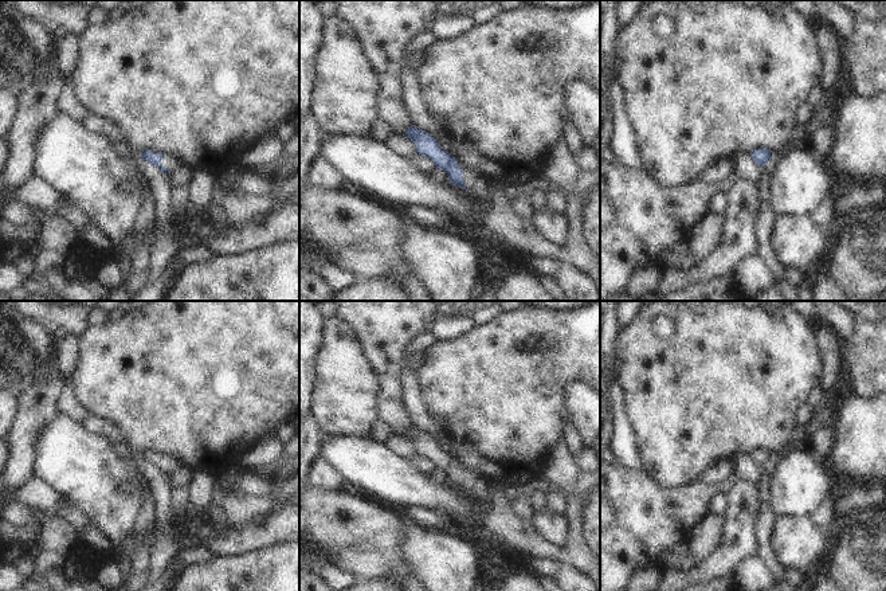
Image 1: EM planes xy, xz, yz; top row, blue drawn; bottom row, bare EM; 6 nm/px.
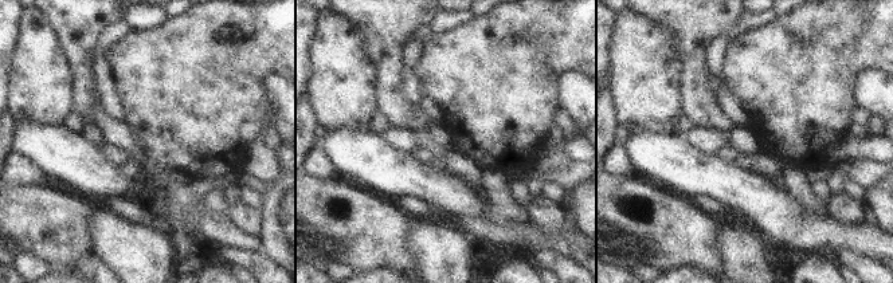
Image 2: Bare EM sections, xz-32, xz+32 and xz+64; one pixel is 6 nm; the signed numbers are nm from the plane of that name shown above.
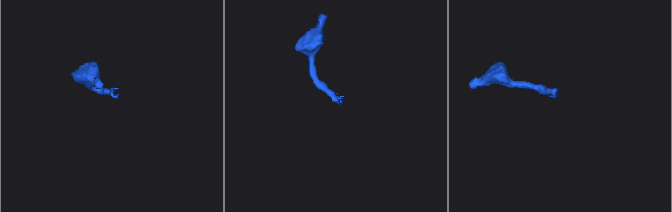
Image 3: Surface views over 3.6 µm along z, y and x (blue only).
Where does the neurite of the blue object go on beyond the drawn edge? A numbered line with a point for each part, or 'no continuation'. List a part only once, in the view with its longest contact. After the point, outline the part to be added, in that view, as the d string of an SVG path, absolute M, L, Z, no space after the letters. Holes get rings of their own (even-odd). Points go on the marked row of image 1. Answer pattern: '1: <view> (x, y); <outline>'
1: xy (169, 163); M164 156L161 160L162 167L165 167L168 171L169 169L175 169L176 167L179 167L179 163L170 157L170 156Z

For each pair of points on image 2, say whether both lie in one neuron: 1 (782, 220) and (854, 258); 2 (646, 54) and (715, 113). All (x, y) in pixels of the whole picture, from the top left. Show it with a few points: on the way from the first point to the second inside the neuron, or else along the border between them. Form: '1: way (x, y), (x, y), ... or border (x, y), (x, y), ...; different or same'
1: border (839, 248), (853, 248), (870, 258); different
2: border (677, 54), (684, 63), (682, 99), (685, 111); different

